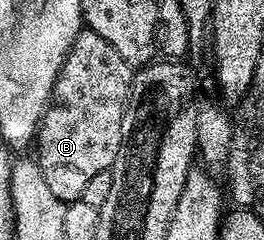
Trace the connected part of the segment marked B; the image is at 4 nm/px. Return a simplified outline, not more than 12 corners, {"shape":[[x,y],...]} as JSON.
{"shape":[[80,32],[36,136],[65,204],[113,168],[133,81]]}

